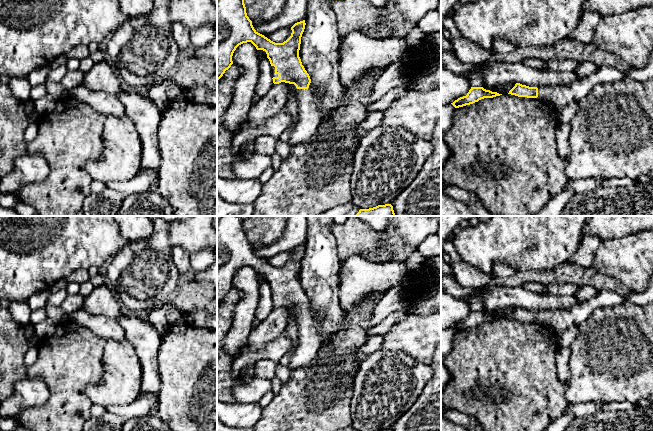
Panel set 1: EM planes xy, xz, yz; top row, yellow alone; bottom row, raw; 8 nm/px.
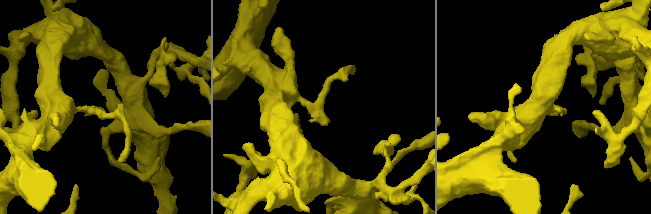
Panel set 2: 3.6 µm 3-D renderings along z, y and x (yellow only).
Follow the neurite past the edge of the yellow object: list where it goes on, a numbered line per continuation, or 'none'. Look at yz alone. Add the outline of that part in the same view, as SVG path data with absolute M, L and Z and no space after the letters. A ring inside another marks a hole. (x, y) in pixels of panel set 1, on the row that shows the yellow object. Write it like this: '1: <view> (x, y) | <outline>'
1: yz (559, 96) | M612 66L598 67L597 71L568 85L549 86L538 88L538 99L553 105L559 113L572 102L588 96L593 88L600 83L616 82L625 74Z

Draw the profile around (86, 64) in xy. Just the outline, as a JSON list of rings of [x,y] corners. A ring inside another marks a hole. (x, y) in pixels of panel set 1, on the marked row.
[[[90,57],[84,58],[80,61],[79,70],[81,70],[84,74],[87,73],[94,65],[94,62]]]

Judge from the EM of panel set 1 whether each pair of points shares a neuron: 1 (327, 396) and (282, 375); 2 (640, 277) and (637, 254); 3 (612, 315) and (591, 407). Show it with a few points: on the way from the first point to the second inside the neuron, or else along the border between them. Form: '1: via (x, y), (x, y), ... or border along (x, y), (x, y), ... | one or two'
1: border along (293, 369), (290, 376), (282, 383) | two
2: via (638, 271), (638, 260) | one
3: border along (603, 401), (569, 404) | two

